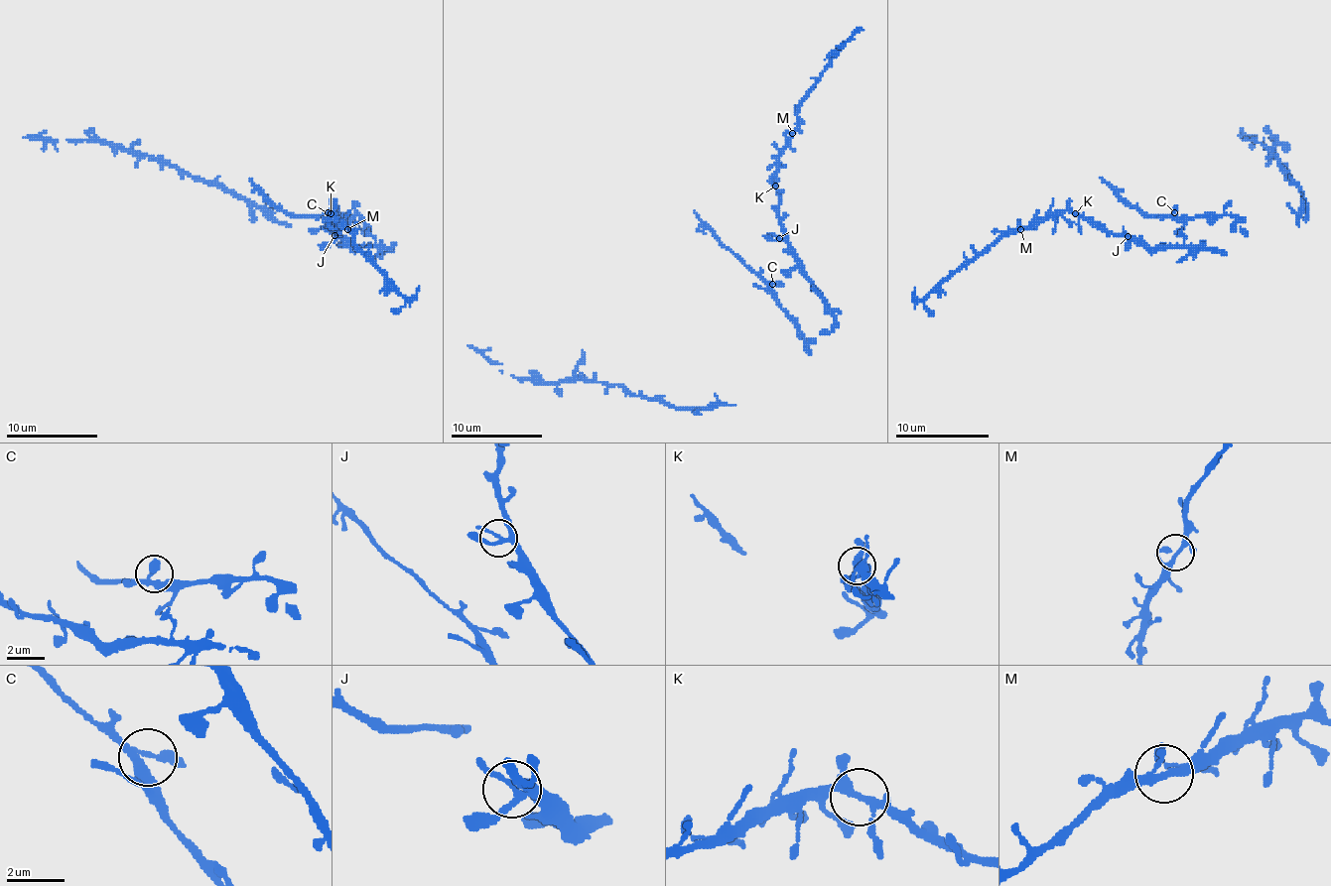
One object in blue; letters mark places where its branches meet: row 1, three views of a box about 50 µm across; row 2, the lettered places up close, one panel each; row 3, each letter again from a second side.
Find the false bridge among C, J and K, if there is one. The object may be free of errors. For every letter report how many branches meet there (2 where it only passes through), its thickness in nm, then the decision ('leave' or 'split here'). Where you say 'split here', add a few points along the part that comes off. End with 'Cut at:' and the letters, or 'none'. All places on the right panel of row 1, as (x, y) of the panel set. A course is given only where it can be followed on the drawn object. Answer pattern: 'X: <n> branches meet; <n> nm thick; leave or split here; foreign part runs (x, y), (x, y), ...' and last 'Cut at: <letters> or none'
C: 3 branches meet; 220 nm thick; leave
J: 4 branches meet; 180 nm thick; leave
K: 4 branches meet; 240 nm thick; leave
Cut at: none

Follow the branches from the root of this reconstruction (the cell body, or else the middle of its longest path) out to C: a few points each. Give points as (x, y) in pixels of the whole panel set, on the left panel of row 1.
C: (366, 226), (357, 215), (323, 215), (328, 212)

